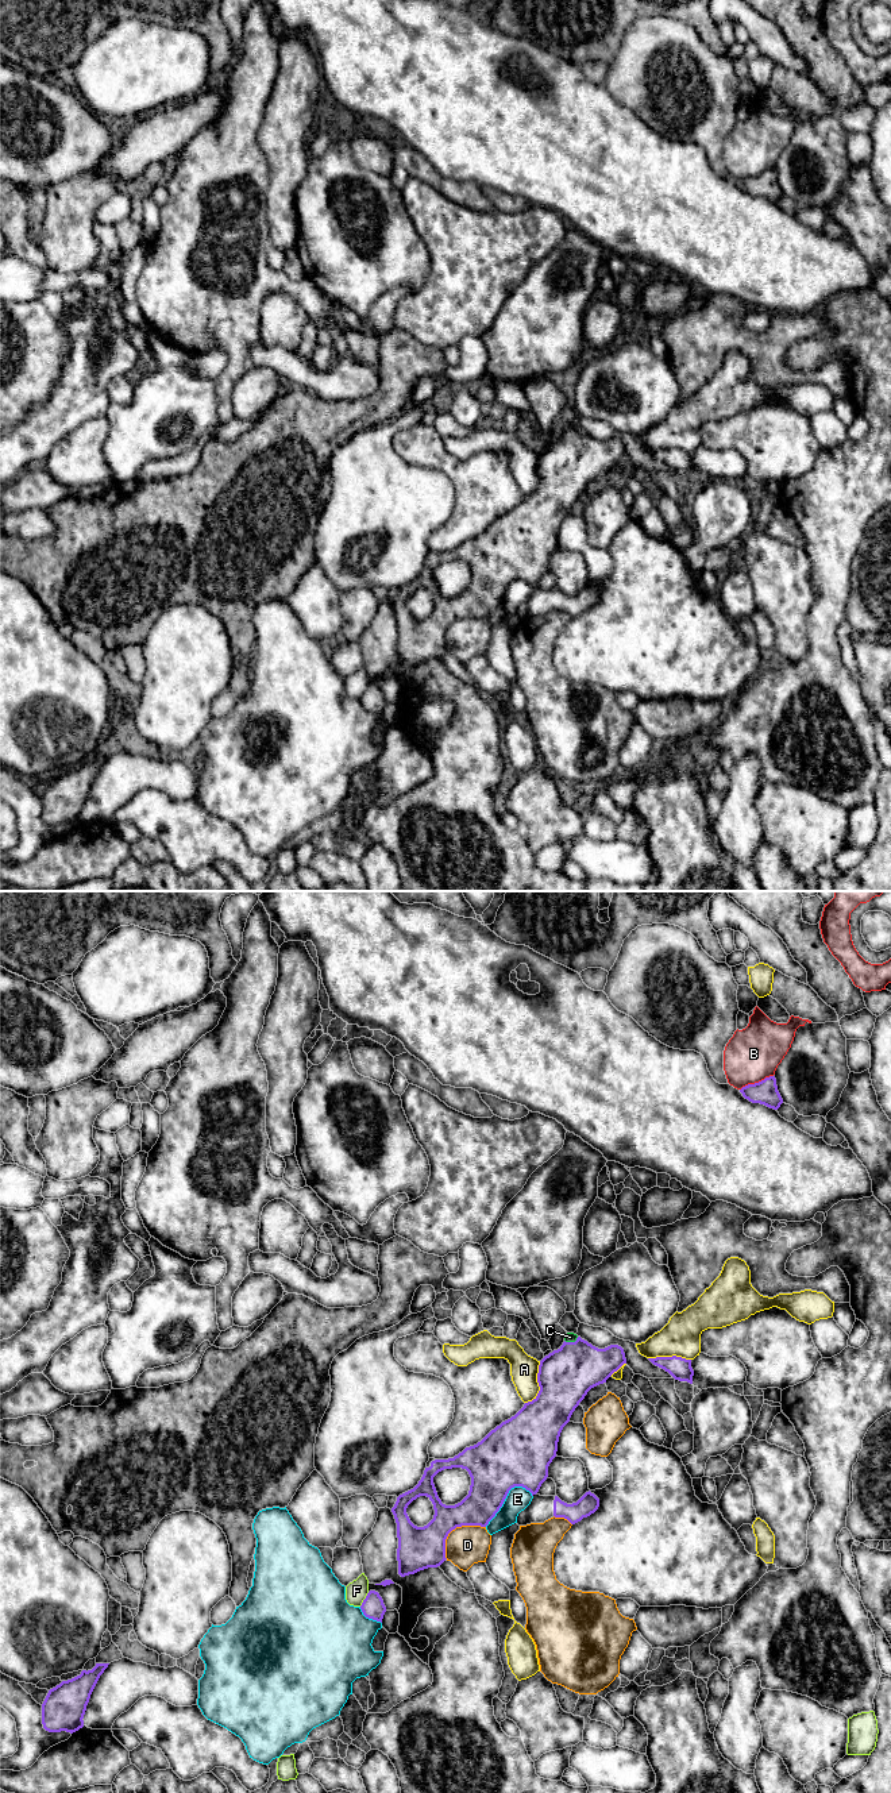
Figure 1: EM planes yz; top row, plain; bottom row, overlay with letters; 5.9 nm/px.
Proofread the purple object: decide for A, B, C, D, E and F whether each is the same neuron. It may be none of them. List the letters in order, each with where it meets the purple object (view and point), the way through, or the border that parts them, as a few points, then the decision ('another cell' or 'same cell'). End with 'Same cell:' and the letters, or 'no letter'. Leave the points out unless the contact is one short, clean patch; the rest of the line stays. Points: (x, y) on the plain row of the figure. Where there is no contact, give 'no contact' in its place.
A: meets purple in yz at (539, 477); another cell
B: meets purple in yz at (756, 176); another cell
C: meets purple in yz at (571, 435); runs through yz (566, 467), (571, 462), (571, 435), (570, 430); same cell
D: meets purple in yz at (455, 620); another cell
E: meets purple in yz at (505, 590); another cell
F: meets purple in yz at (365, 691); another cell
Same cell: C

